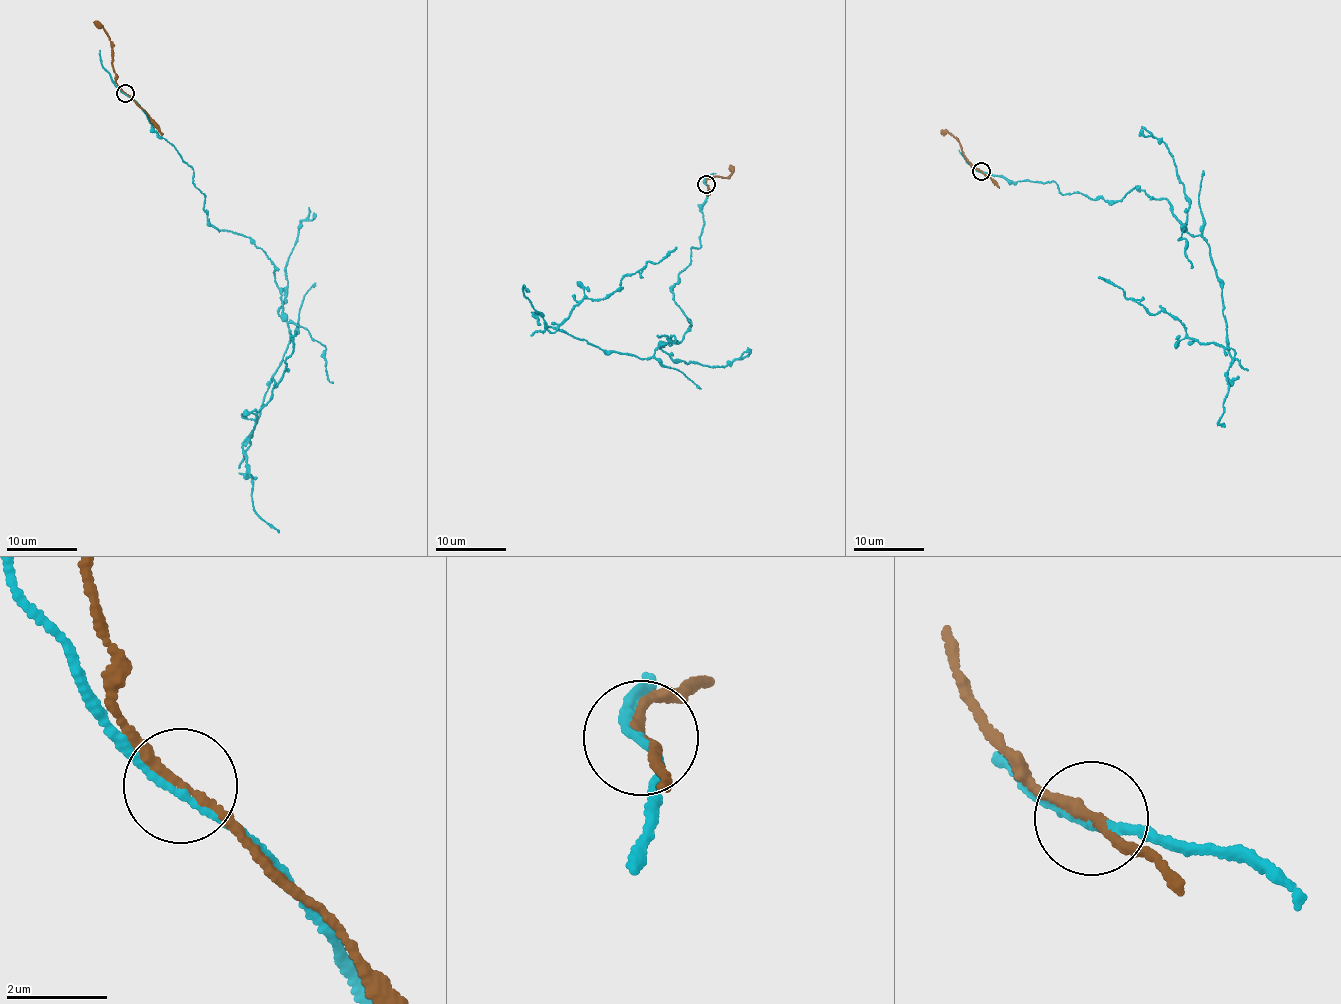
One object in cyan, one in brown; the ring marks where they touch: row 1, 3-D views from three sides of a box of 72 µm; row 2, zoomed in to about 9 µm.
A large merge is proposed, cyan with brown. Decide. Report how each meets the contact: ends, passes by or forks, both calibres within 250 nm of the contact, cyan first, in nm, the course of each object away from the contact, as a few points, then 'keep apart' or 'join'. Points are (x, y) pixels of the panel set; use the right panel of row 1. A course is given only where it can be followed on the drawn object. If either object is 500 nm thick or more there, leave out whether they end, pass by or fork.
cyan passes by; brown passes by; 120 nm thick on the cyan side, 160 nm on the other; cyan runs (980, 171), (1094, 200), (1135, 187), (1164, 198), (1208, 244), (1227, 346), (1199, 343), (1097, 277); brown runs (980, 171), (962, 152), (959, 141), (941, 132); keep apart

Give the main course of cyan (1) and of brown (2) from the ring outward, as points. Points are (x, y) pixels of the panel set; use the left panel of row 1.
1: (124, 92), (191, 166), (211, 223), (245, 236), (271, 260), (291, 334), (248, 438), (295, 331)
2: (124, 92), (116, 80), (112, 47), (106, 33), (93, 21)

